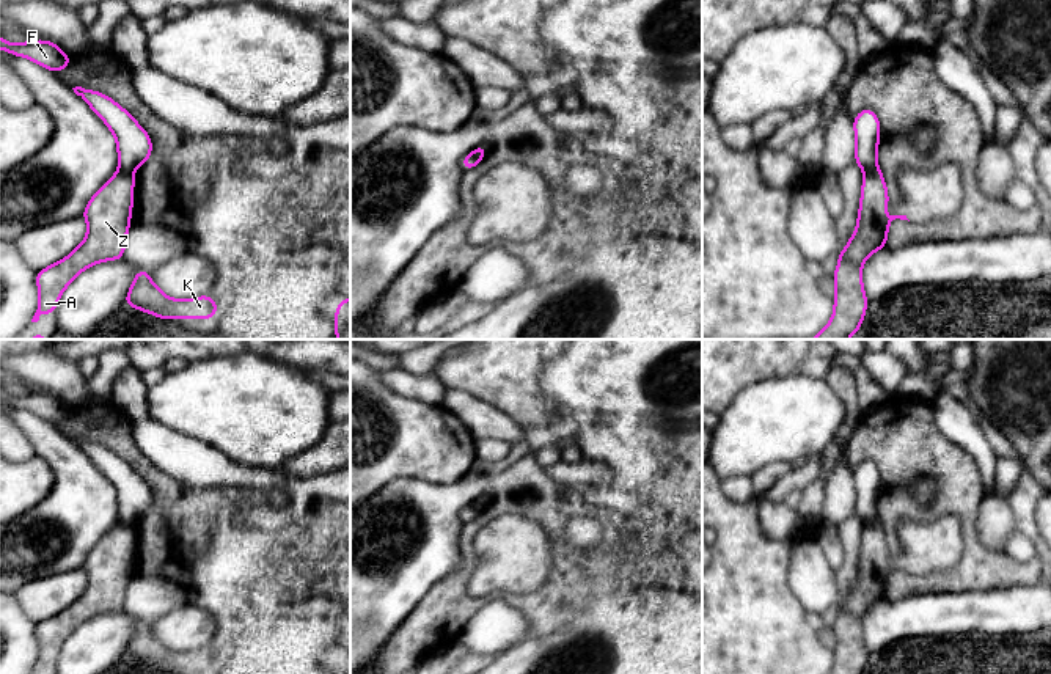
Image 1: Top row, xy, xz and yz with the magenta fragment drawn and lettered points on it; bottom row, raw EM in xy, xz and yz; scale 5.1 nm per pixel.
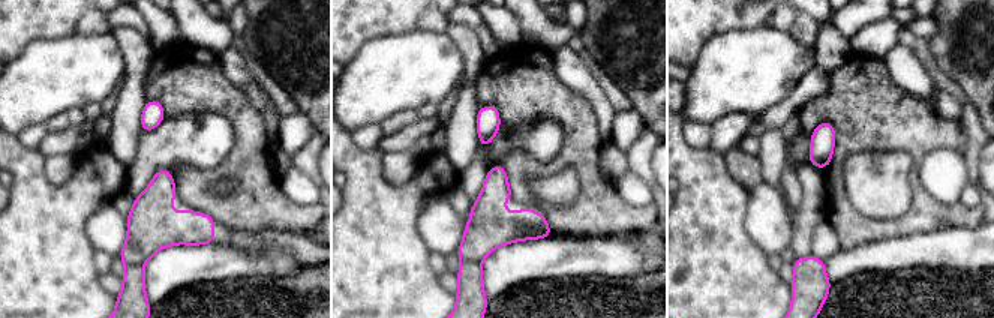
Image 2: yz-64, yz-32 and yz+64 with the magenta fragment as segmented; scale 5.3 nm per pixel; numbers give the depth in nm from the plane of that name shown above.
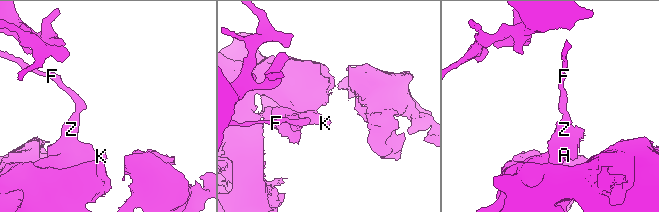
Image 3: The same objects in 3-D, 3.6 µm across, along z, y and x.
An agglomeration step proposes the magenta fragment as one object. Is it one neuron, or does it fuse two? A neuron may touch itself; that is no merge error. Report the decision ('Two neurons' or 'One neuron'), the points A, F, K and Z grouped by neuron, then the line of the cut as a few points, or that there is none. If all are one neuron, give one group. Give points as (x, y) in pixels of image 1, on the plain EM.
Two neurons. Groups: A K Z / F. Split along yz (877, 517), (864, 525)

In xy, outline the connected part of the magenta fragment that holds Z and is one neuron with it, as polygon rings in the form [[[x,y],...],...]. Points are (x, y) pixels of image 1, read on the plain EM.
[[[118,522],[88,553],[82,564],[88,577],[83,594],[61,613],[36,624],[39,655],[31,674],[55,663],[60,647],[80,624],[102,613],[124,611],[134,537],[132,526]]]

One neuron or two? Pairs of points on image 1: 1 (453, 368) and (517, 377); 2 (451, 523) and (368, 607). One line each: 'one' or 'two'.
1: one
2: one

